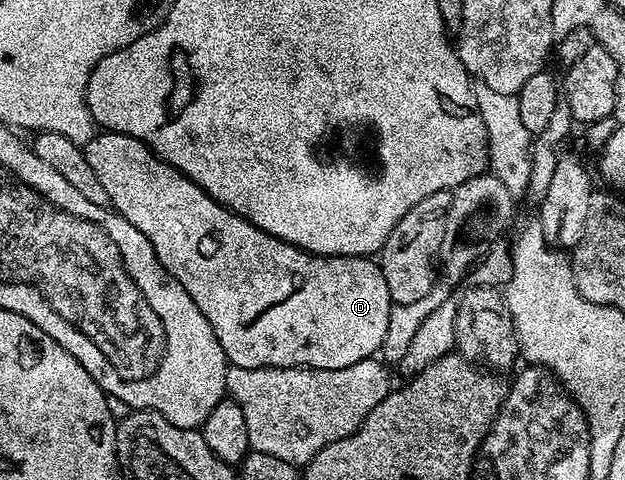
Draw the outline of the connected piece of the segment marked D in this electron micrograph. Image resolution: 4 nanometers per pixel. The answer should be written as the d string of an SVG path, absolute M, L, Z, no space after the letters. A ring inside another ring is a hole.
M104 130L90 143L83 145L83 149L90 170L94 170L98 182L102 182L102 186L106 189L109 205L119 212L122 218L126 218L126 222L130 222L135 228L142 230L142 234L146 234L146 238L154 246L154 254L158 254L158 262L162 262L162 266L166 266L168 273L184 287L186 294L194 298L194 306L198 306L198 310L206 314L206 322L210 322L229 365L238 368L338 370L342 366L354 366L354 362L373 359L381 351L393 302L390 298L390 290L386 286L386 278L382 278L382 270L375 259L367 256L317 256L314 252L297 248L295 244L288 244L285 240L274 238L274 234L266 234L266 230L254 226L246 218L222 207L217 200L210 198L210 194L206 194L206 190L202 190L190 178L186 178L186 174L182 174L174 166L155 156L148 145L133 136Z

